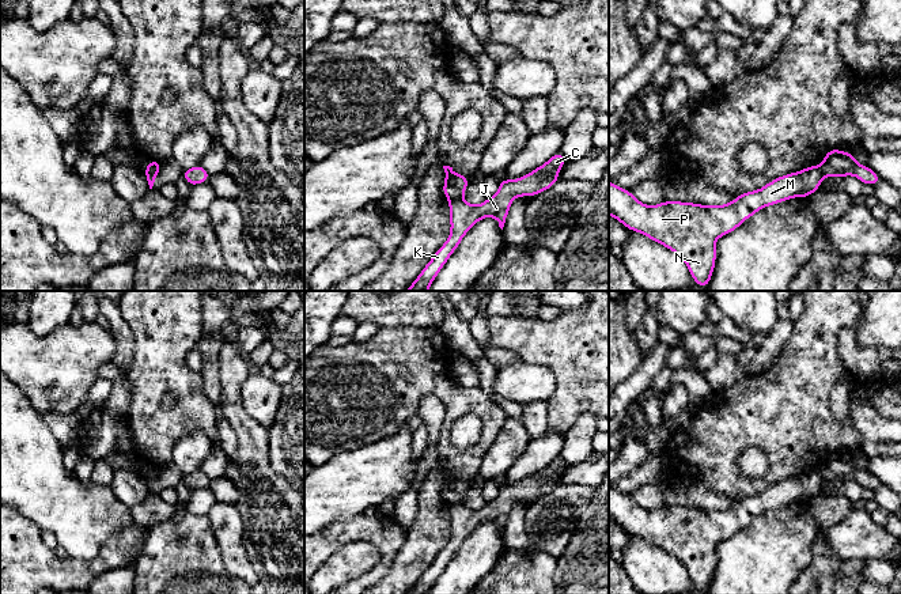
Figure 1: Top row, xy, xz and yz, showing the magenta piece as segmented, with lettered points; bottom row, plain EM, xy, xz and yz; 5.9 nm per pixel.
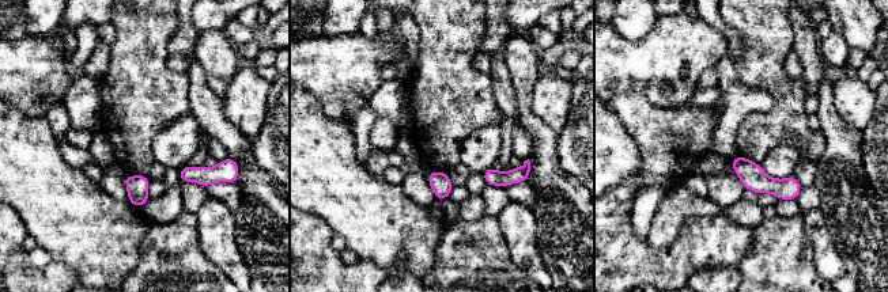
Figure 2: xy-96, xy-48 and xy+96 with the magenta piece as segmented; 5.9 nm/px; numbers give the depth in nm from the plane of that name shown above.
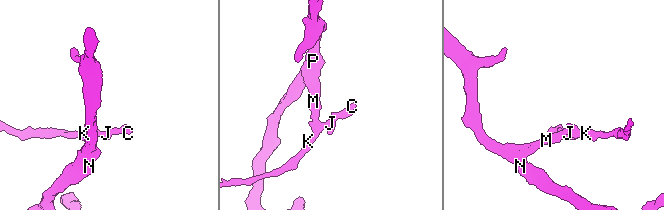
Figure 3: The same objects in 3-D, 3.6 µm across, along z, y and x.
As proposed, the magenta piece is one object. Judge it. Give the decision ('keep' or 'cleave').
cleave

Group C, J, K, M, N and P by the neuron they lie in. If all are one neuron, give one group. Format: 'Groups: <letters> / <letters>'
Groups: C J K / M N P

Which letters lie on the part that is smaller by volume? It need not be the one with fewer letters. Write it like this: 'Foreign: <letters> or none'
Foreign: C, J, K

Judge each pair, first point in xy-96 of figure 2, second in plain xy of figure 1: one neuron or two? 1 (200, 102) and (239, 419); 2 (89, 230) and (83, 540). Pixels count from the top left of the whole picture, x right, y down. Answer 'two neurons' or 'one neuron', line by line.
1: two neurons
2: one neuron

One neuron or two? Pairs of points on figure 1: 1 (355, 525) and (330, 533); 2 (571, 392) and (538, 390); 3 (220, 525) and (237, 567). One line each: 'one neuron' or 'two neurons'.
1: one neuron
2: two neurons
3: one neuron

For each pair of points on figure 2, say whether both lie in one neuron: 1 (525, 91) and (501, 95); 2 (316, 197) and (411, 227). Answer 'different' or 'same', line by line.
1: different
2: same

